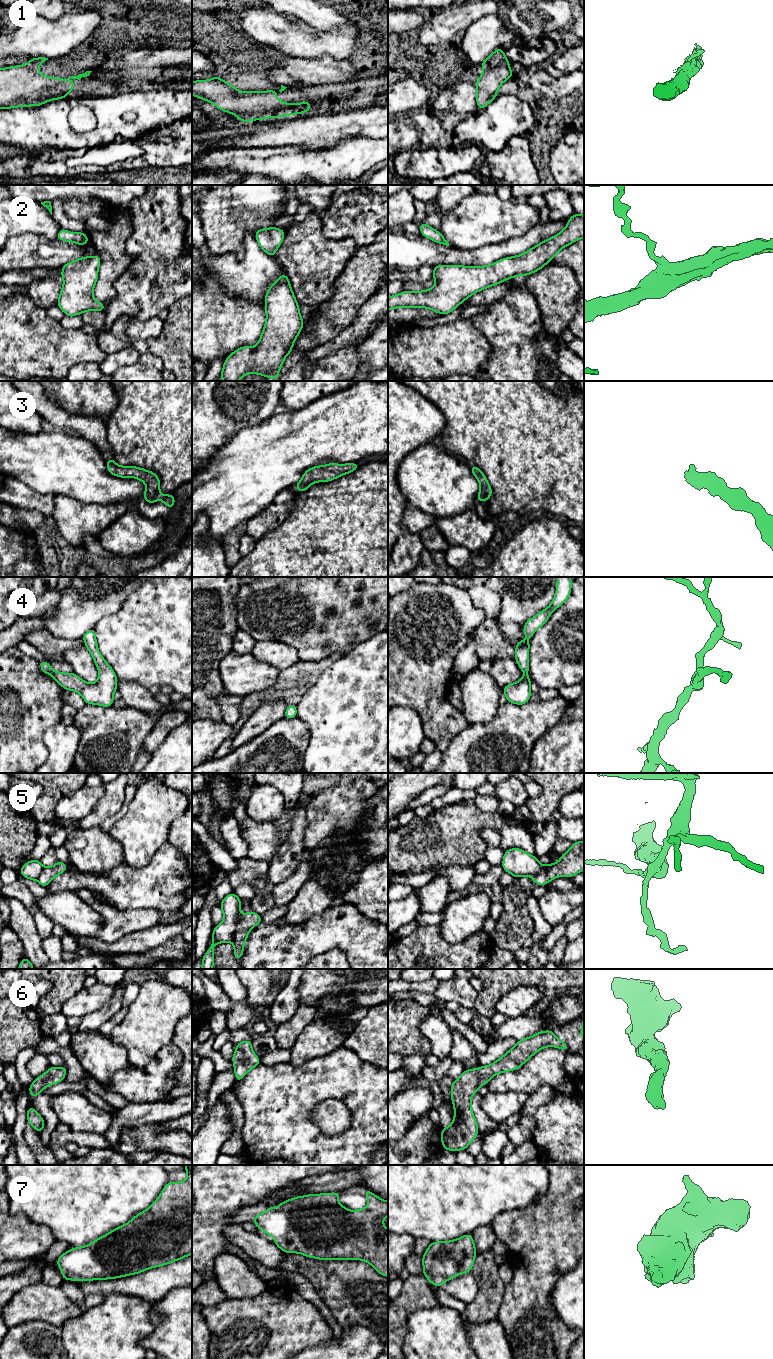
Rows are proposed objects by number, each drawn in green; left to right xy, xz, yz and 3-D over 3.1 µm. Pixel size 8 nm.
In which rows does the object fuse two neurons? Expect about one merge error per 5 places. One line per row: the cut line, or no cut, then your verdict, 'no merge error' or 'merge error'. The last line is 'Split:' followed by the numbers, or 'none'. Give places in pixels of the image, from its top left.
1: no cut | no merge error
2: no cut | no merge error
3: no cut | no merge error
4: no cut | no merge error
5: xz (242, 915), (239, 918), (231, 941) | merge error
6: no cut | no merge error
7: no cut | no merge error
Split: 5

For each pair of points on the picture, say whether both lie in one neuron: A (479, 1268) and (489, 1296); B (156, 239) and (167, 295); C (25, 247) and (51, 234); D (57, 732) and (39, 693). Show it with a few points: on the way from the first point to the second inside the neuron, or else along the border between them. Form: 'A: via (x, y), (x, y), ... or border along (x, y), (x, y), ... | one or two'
A: via (486, 1275), (489, 1281), (489, 1289) | one
B: via (159, 253), (161, 281) | one
C: border along (22, 234), (38, 233), (49, 239) | two
D: border along (61, 721), (45, 731), (43, 735), (45, 747) | two

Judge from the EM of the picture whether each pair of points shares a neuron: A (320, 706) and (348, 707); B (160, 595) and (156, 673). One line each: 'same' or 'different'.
A: same
B: same

